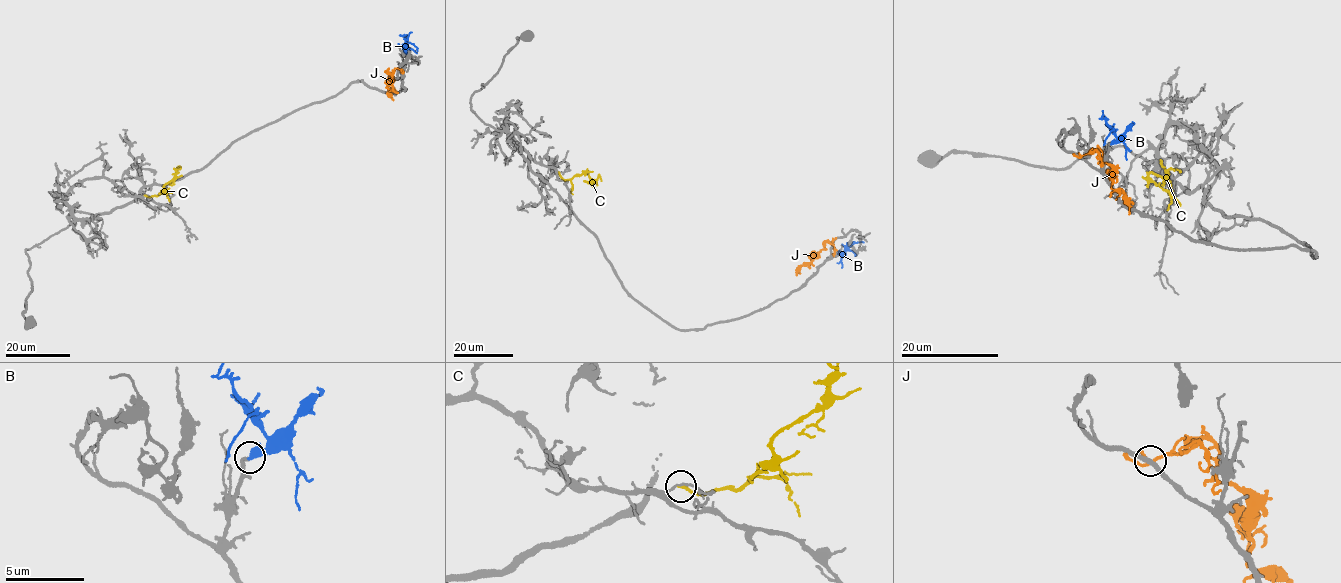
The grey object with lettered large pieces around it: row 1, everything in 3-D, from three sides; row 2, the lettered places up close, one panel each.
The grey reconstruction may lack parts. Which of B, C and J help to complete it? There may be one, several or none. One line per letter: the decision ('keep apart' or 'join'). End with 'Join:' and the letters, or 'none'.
B: join
C: keep apart
J: keep apart
Join: B

